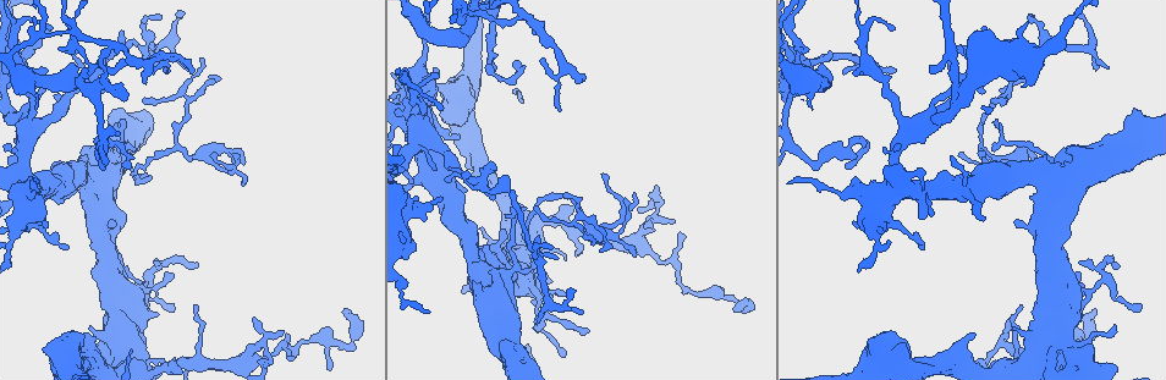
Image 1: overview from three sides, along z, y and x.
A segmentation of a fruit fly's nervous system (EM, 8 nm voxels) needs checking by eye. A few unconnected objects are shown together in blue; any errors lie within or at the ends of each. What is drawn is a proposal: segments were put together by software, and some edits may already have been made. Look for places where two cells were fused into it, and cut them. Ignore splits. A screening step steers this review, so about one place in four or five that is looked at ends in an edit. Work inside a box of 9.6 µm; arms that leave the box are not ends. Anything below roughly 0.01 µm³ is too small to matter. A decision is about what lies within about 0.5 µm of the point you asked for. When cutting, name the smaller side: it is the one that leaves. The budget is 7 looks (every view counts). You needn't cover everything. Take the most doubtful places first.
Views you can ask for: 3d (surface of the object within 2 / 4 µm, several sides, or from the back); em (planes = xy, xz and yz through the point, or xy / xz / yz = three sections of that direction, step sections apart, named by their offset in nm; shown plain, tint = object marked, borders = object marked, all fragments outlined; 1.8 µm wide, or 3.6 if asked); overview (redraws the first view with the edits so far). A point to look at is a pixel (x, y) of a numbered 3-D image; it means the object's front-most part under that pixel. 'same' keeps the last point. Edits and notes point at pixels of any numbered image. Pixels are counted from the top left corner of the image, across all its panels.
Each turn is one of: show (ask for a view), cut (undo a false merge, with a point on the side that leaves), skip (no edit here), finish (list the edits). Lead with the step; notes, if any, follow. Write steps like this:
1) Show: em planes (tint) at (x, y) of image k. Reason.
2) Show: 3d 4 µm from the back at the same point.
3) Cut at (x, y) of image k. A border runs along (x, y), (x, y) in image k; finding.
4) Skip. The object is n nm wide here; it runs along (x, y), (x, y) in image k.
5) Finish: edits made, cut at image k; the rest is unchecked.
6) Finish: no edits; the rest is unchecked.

Show: 3d 4 µm at (127, 338) of image 1. Sudden change in width.

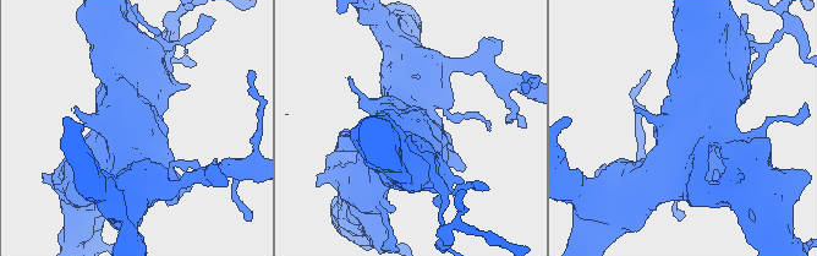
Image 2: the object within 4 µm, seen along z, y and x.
Show: em 3.6 µm planes (tint) at (133, 126) of image 2. Now the EM.

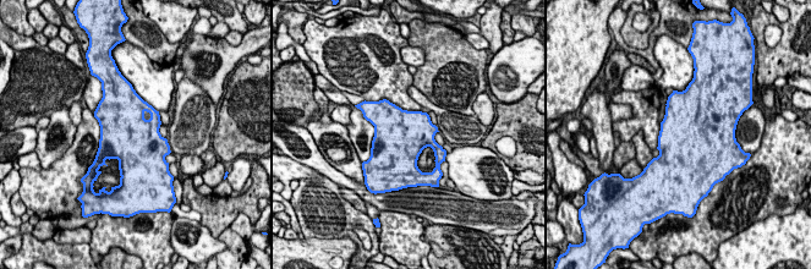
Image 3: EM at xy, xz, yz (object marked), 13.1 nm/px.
Skip. All the same cell.

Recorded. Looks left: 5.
Show: 3d 2 µm at (199, 362) of image 1. Two arms in line, one across.

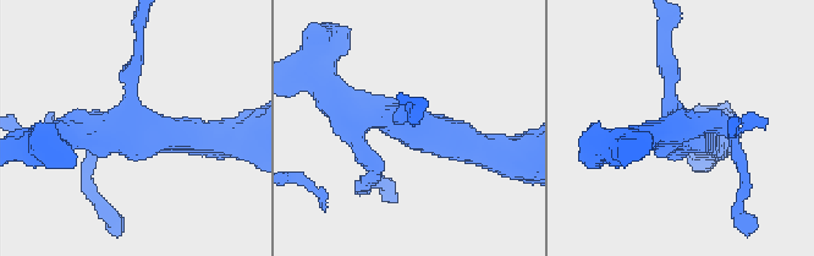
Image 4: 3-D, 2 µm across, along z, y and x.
Show: em planes (tint) at (127, 137) of image 4.

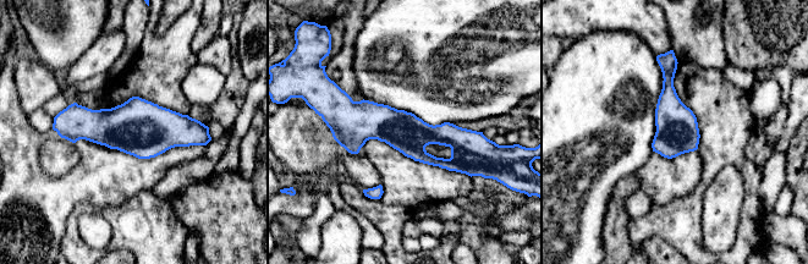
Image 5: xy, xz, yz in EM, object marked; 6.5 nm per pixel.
Skip. It runs along (58, 128), (181, 130), (204, 141) in image 5; one cell here.

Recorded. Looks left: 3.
Show: em planes (tint) at (170, 55) of image 1.

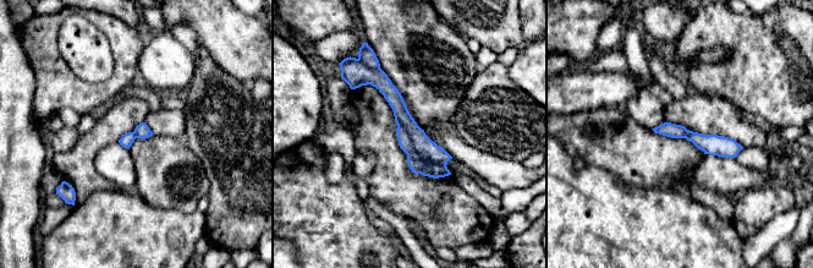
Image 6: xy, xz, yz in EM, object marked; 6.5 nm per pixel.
Cut at (417, 165) of image 6. The object is 100 nm wide here; the part that leaves runs along (400, 130), (424, 168), (445, 173) in image 6; a second cell is stuck on.

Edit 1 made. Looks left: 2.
Finish: edits made, cut at image 6; the rest is unchecked.

